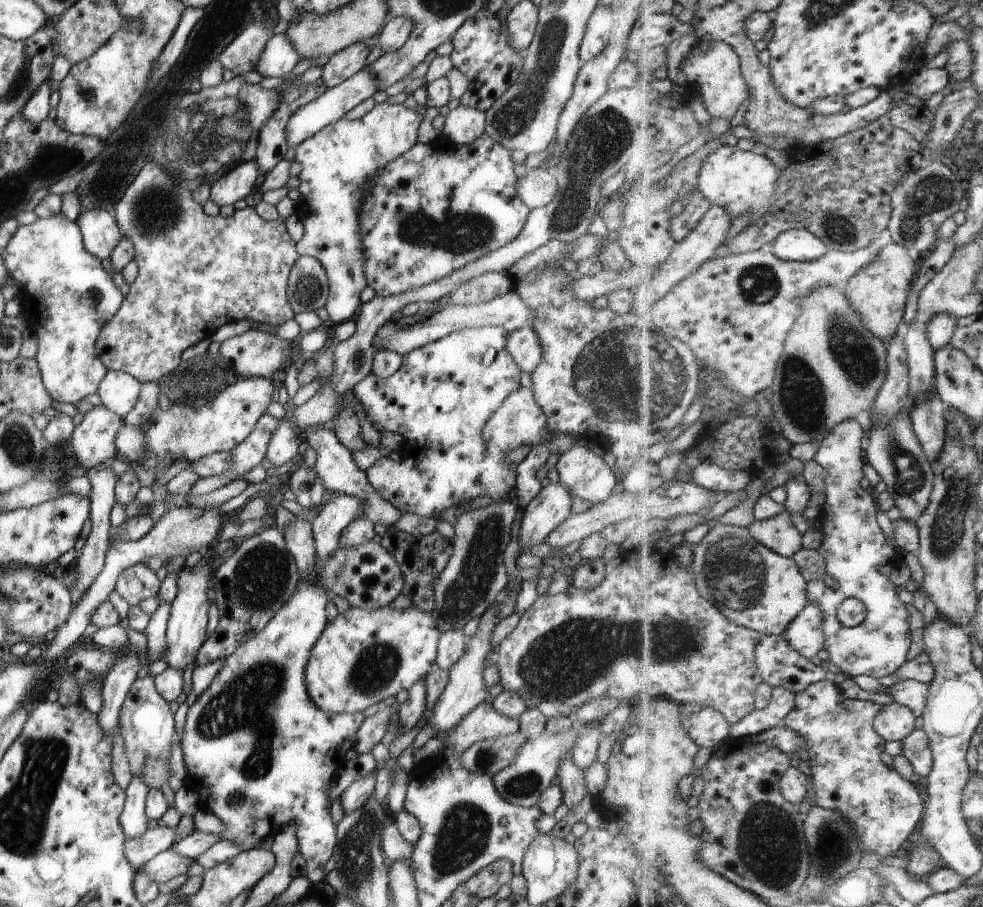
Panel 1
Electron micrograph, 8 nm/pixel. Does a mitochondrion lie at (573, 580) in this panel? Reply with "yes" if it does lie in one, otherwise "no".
no

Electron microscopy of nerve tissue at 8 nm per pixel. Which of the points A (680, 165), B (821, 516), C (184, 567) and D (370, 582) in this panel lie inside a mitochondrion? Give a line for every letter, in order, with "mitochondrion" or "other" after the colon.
A: other
B: other
C: other
D: other

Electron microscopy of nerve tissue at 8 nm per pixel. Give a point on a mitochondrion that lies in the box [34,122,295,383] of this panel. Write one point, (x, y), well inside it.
(160, 211)

